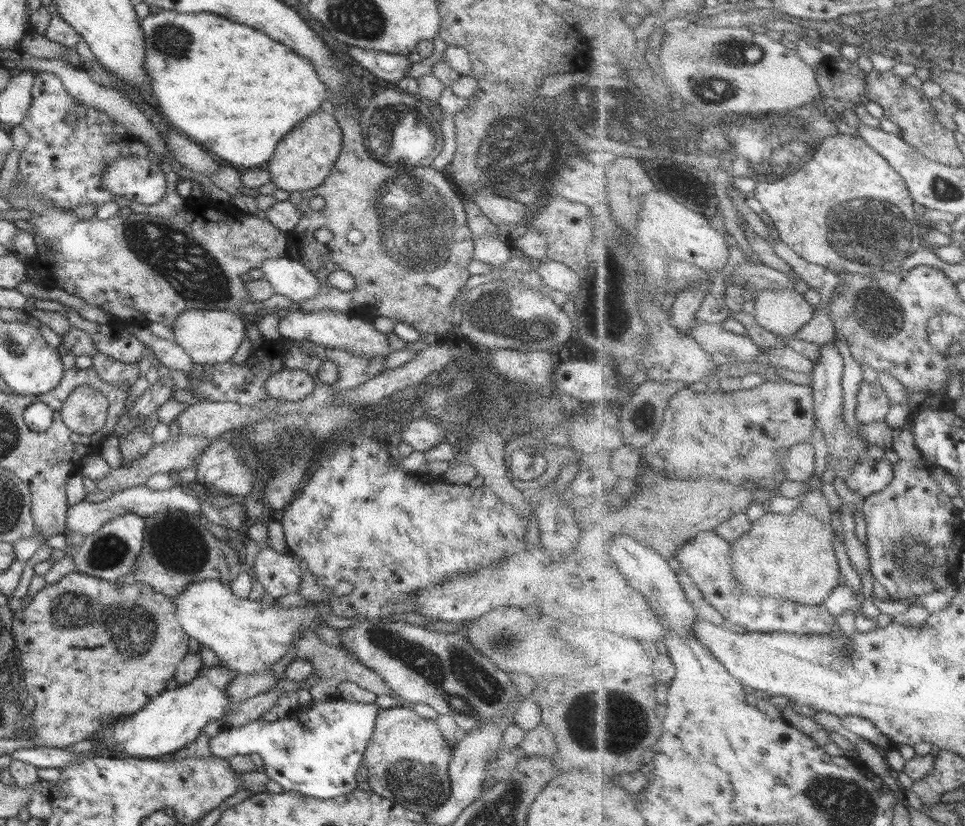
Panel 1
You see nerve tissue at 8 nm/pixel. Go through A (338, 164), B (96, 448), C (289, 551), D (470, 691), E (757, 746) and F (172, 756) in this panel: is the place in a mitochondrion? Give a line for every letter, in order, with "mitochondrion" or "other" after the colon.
A: other
B: other
C: other
D: mitochondrion
E: other
F: other

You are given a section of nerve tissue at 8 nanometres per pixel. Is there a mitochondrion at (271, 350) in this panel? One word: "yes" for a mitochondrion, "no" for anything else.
no

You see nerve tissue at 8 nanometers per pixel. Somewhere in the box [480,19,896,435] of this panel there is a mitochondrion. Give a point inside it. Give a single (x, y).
(787, 154)

